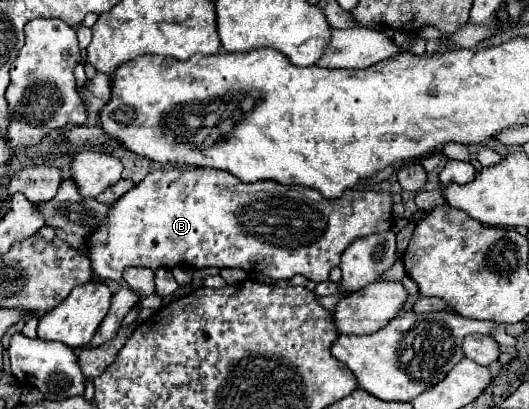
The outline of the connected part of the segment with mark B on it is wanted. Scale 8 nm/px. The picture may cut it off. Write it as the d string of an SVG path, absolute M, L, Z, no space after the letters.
M196 166L196 168L162 168L162 170L154 170L150 172L140 184L136 184L130 192L126 192L120 200L116 200L112 204L112 210L110 210L110 216L106 218L104 226L98 228L92 236L90 236L90 250L86 252L92 260L92 270L94 274L98 274L100 278L104 280L120 280L122 278L122 272L124 268L128 266L144 266L144 268L152 268L152 270L158 270L158 268L172 268L176 264L188 264L188 266L194 266L194 268L206 268L206 266L218 266L218 268L244 268L248 270L248 264L250 260L256 262L256 270L260 270L262 274L270 276L270 278L286 278L290 280L292 276L300 274L312 282L324 282L328 280L328 274L332 268L336 268L340 264L340 256L342 252L358 238L364 238L364 236L372 236L372 234L378 234L378 232L386 232L392 228L392 194L388 192L374 192L374 190L366 190L366 192L360 192L360 190L346 190L344 196L336 198L334 202L328 202L320 196L320 192L312 190L312 188L300 188L300 190L294 190L296 186L284 186L284 184L278 184L278 182L272 182L272 180L260 180L260 182L252 182L252 184L244 184L244 182L238 182L236 176L232 176L230 172L226 170L212 170L212 168L202 168L202 166Z

